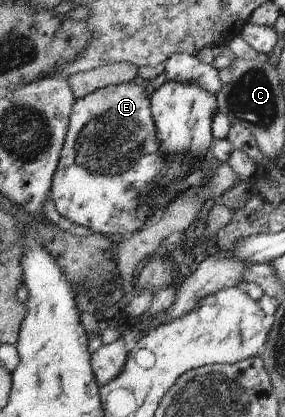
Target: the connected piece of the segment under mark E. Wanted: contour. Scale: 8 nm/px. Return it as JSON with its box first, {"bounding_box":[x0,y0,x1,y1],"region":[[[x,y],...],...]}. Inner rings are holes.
{"bounding_box":[50,81,205,237],"region":[[[138,81],[108,85],[78,100],[50,194],[61,215],[76,224],[88,226],[96,233],[108,234],[108,237],[114,234],[128,237],[142,230],[159,208],[168,206],[180,192],[184,192],[181,187],[183,180],[192,170],[204,168],[205,164],[194,162],[192,157],[173,160],[161,151],[150,107],[150,98],[146,96],[146,90],[138,86]]]}

